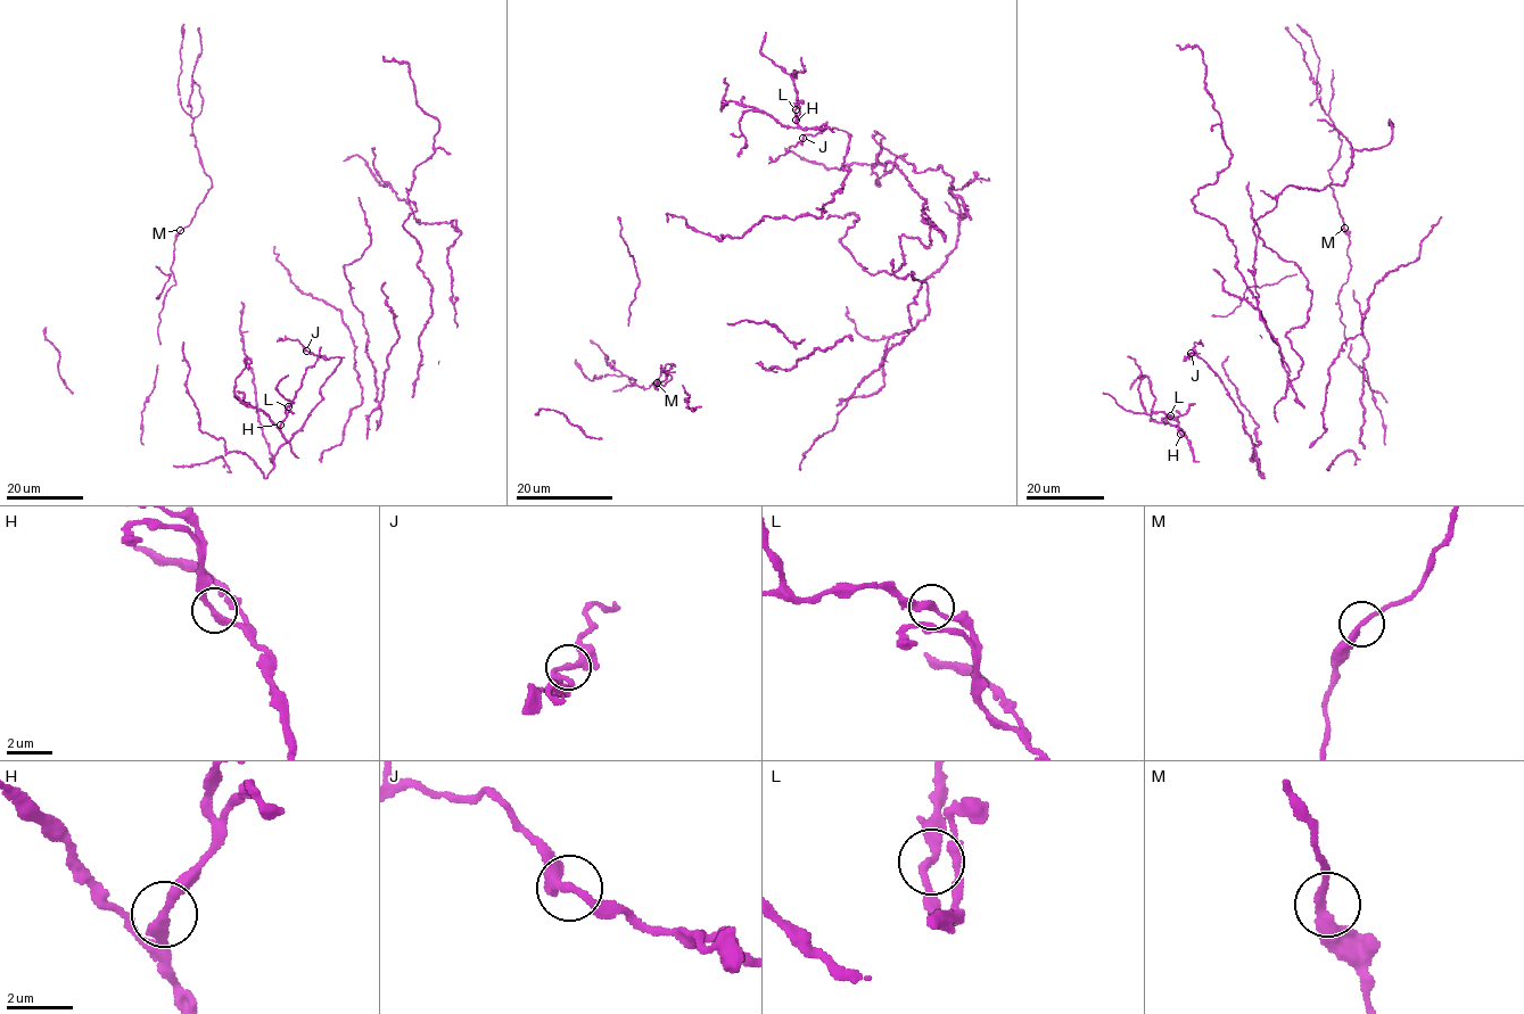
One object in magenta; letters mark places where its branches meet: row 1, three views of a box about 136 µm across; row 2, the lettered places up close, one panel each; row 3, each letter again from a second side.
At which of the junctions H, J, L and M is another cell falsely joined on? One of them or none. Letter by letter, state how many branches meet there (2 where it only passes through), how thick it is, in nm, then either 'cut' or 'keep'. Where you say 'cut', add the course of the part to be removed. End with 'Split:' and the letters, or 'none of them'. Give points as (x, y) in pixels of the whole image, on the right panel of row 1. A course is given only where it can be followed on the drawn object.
H: branches 2; calibre 280 nm; keep
J: branches 2; calibre 240 nm; keep
L: branches 2; calibre 260 nm; keep
M: branches 2; calibre 260 nm; keep
Split: none of them

